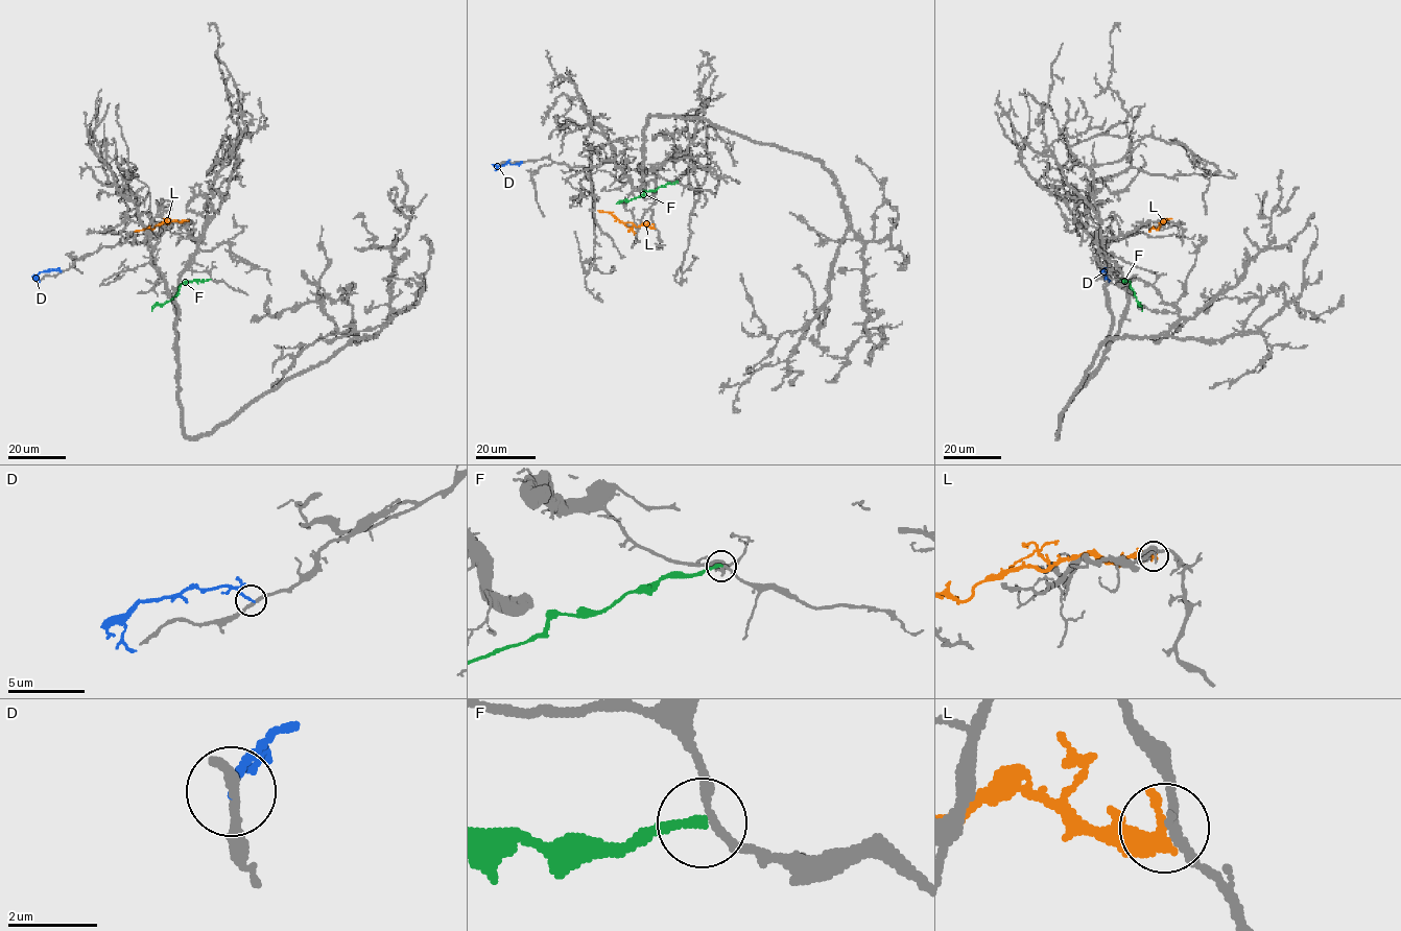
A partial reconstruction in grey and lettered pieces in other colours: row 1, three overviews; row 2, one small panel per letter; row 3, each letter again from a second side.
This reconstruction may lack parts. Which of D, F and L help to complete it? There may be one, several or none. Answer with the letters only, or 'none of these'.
none of these

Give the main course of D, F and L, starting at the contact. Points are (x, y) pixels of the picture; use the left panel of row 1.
D: (61, 271), (41, 272), (37, 278), (40, 281)
F: (210, 279), (184, 282), (170, 300), (157, 304), (151, 310)
L: (188, 221), (170, 221), (135, 232)

